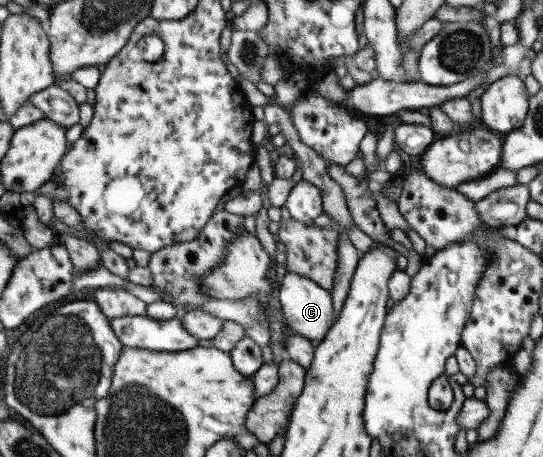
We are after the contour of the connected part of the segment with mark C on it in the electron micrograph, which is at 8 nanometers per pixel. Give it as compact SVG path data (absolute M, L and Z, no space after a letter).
M286 271L280 281L280 302L289 327L313 343L323 342L335 320L332 292L321 287L316 281L292 271Z

